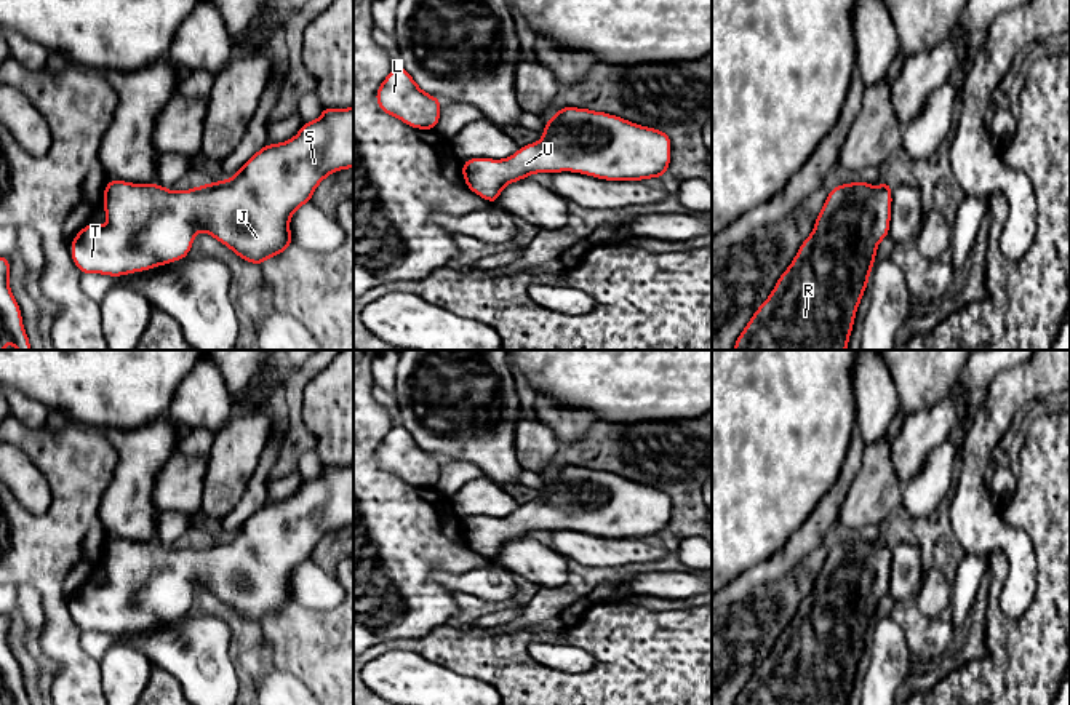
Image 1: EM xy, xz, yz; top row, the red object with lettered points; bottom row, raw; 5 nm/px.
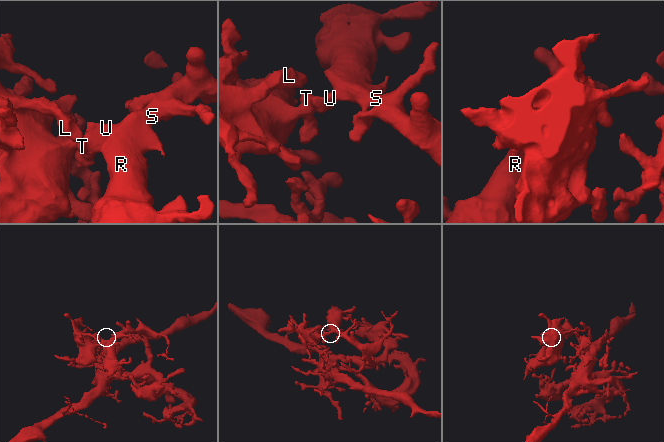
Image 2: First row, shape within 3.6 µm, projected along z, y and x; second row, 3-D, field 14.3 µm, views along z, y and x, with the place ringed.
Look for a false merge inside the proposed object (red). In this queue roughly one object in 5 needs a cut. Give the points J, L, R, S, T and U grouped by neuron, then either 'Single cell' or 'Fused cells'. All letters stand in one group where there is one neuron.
Groups: J L R S T U. Single cell

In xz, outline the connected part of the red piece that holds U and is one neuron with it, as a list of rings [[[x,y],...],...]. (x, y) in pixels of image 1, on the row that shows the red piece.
[[[560,107],[544,123],[541,142],[520,147],[505,160],[462,161],[467,187],[496,206],[501,190],[533,173],[573,171],[606,181],[664,177],[670,136],[606,112]]]

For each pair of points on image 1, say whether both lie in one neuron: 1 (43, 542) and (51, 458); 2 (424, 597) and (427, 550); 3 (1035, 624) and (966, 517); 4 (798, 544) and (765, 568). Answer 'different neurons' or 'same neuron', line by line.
1: same neuron
2: same neuron
3: different neurons
4: same neuron

